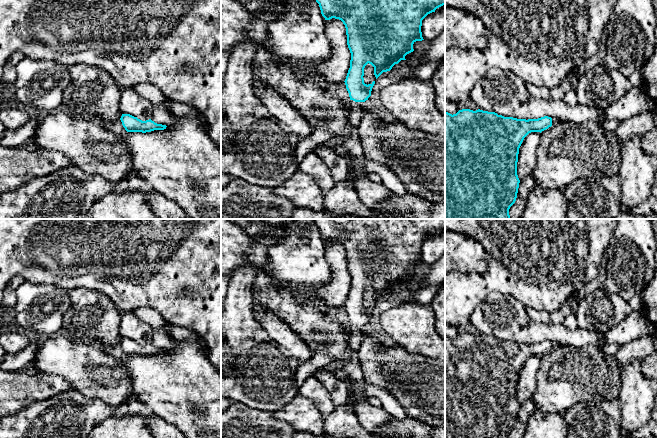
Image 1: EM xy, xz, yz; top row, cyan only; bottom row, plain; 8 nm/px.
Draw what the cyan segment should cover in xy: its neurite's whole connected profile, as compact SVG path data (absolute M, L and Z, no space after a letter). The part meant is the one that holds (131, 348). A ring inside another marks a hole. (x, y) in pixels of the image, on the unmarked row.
M122 338L120 342L123 351L127 356L151 356L154 354L164 354L166 353L166 349L157 348L151 343L142 345L137 341L134 341L130 338Z

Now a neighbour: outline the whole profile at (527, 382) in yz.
M531 356L523 364L518 378L517 399L519 404L533 401L537 389L537 373L540 368L541 357Z

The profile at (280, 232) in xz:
M287 219L283 225L273 226L271 231L267 234L270 237L275 237L277 243L282 242L291 230L298 230L300 237L303 240L309 238L308 227L314 221L314 219Z

